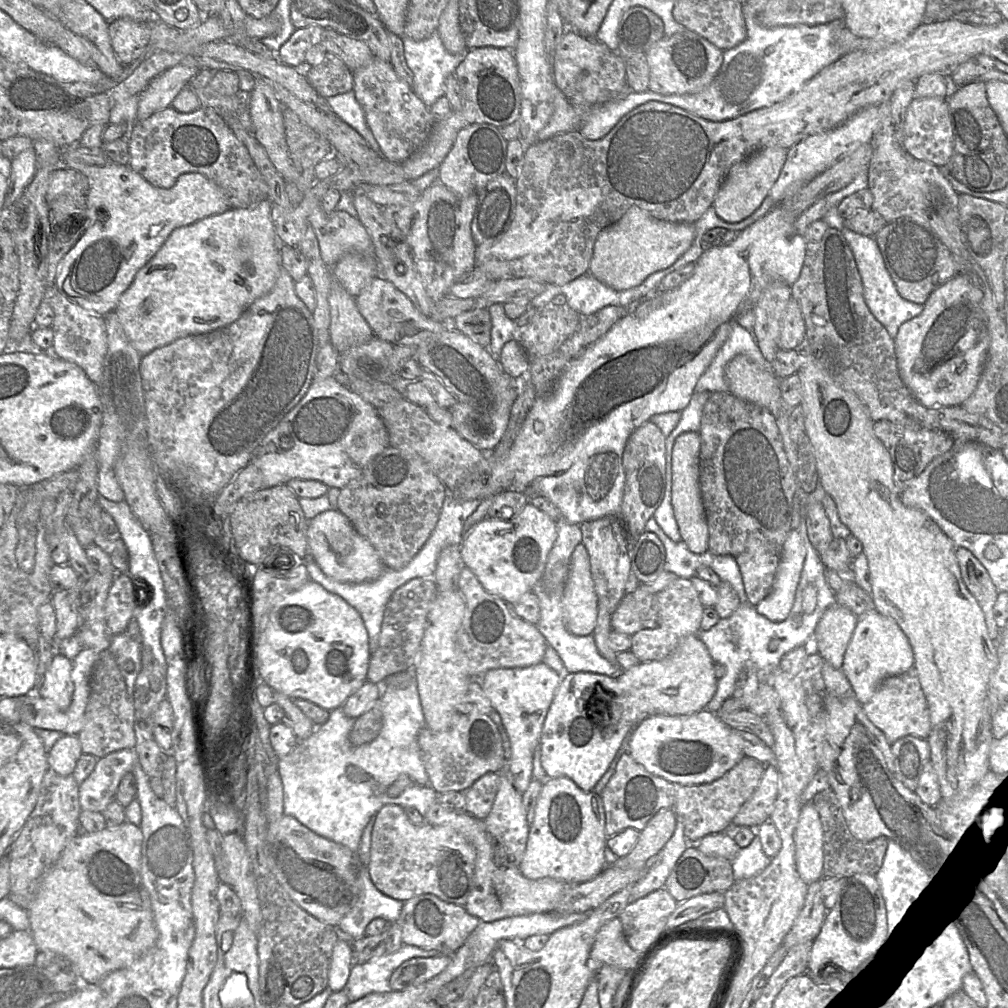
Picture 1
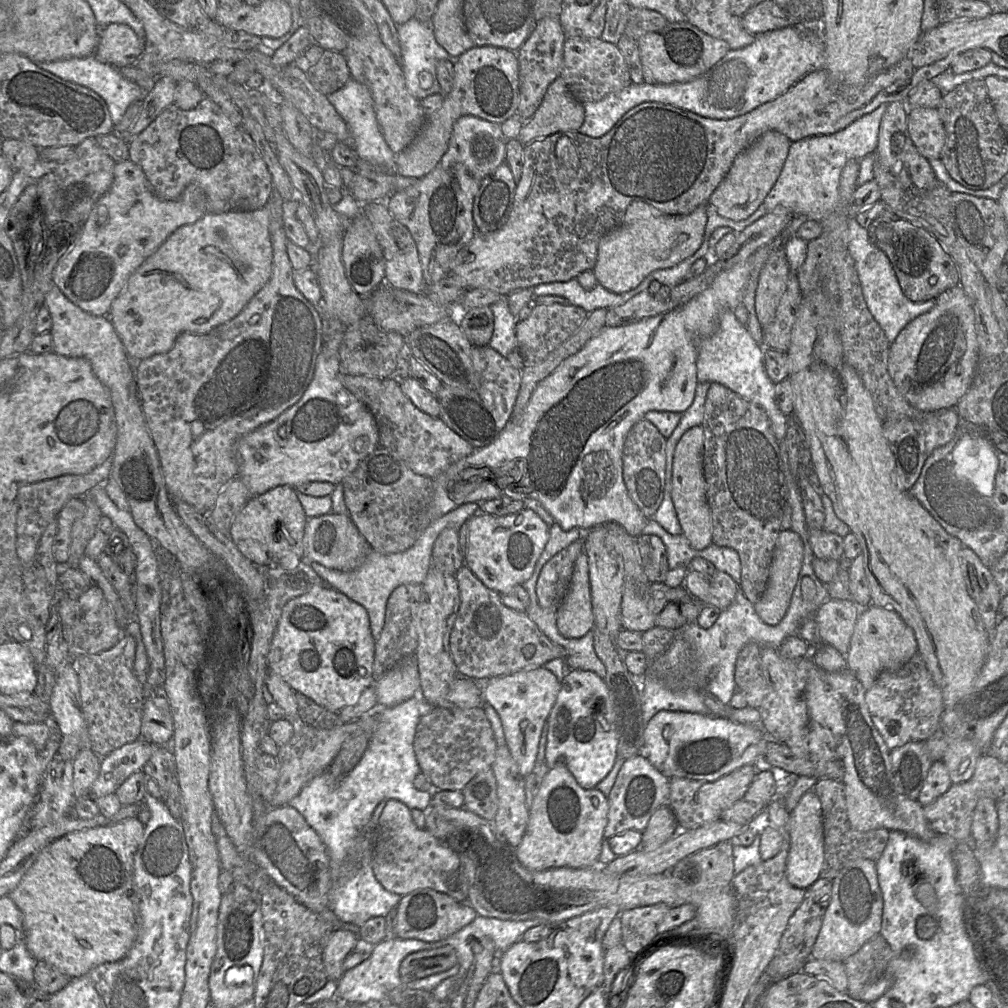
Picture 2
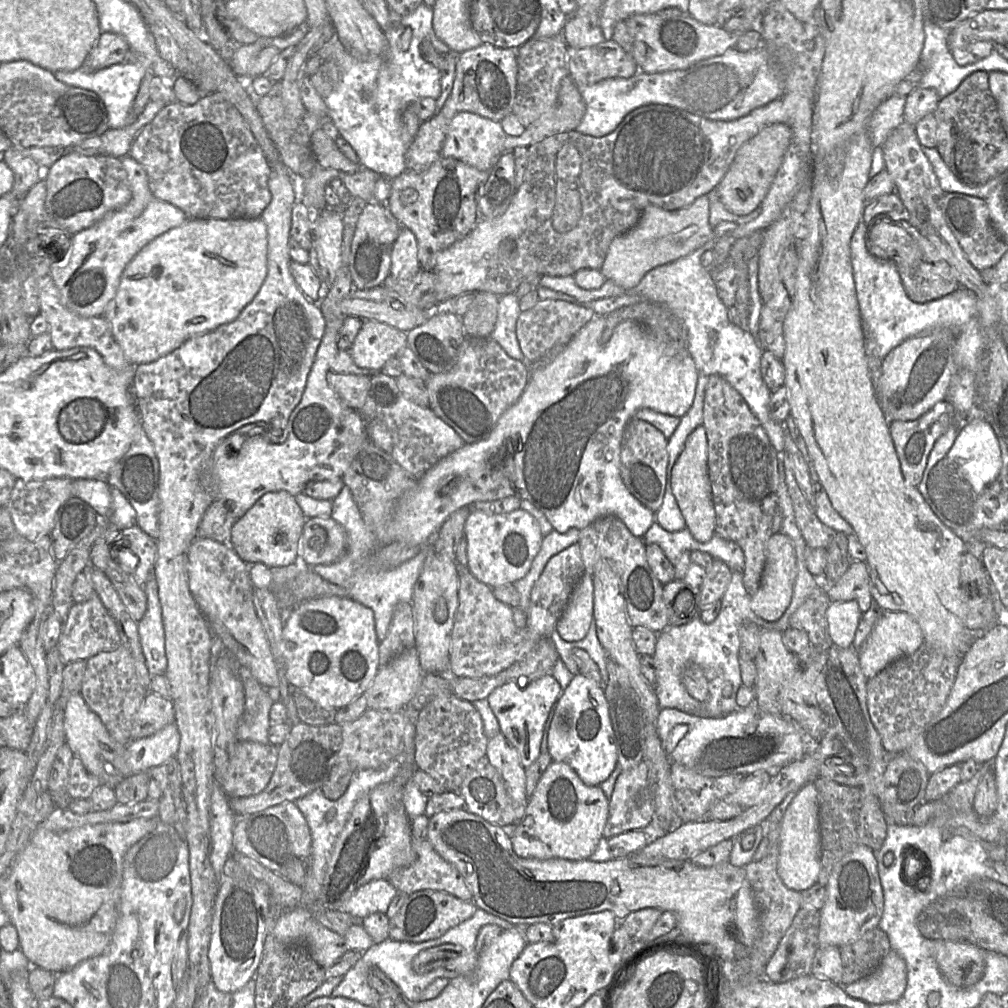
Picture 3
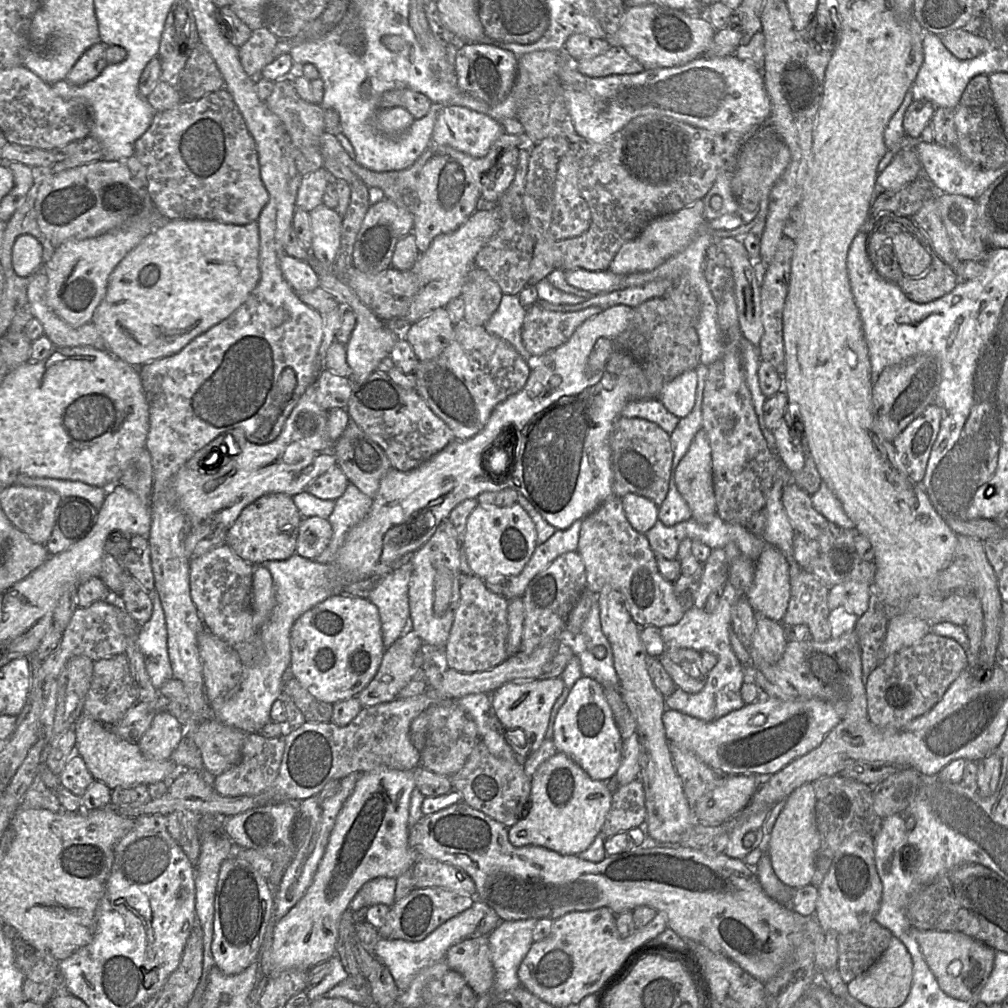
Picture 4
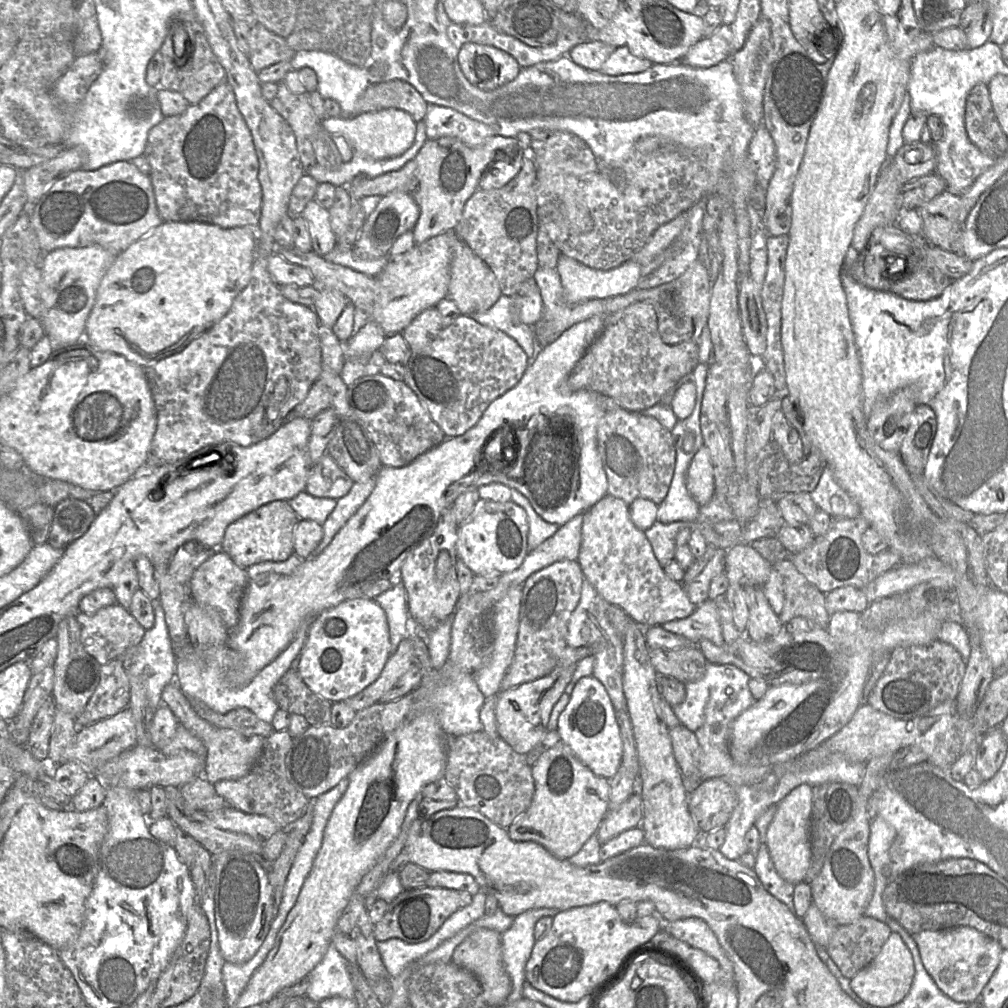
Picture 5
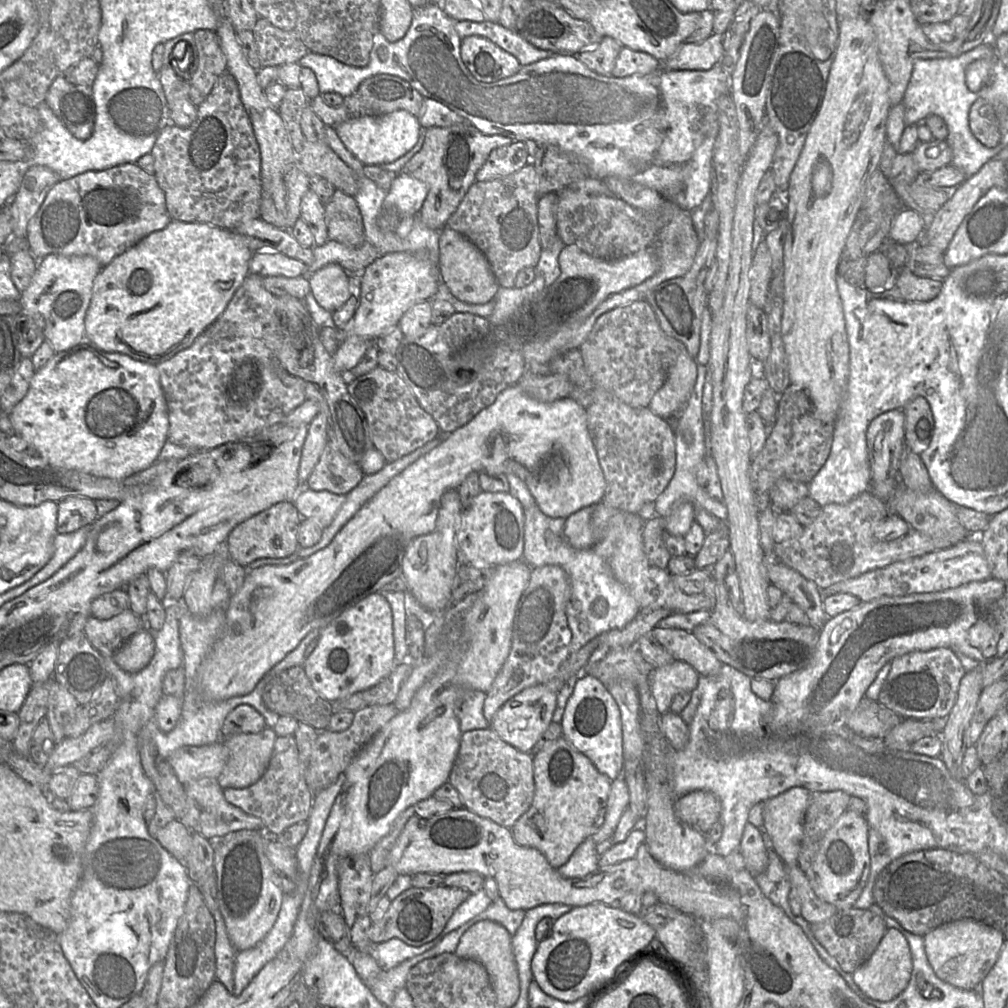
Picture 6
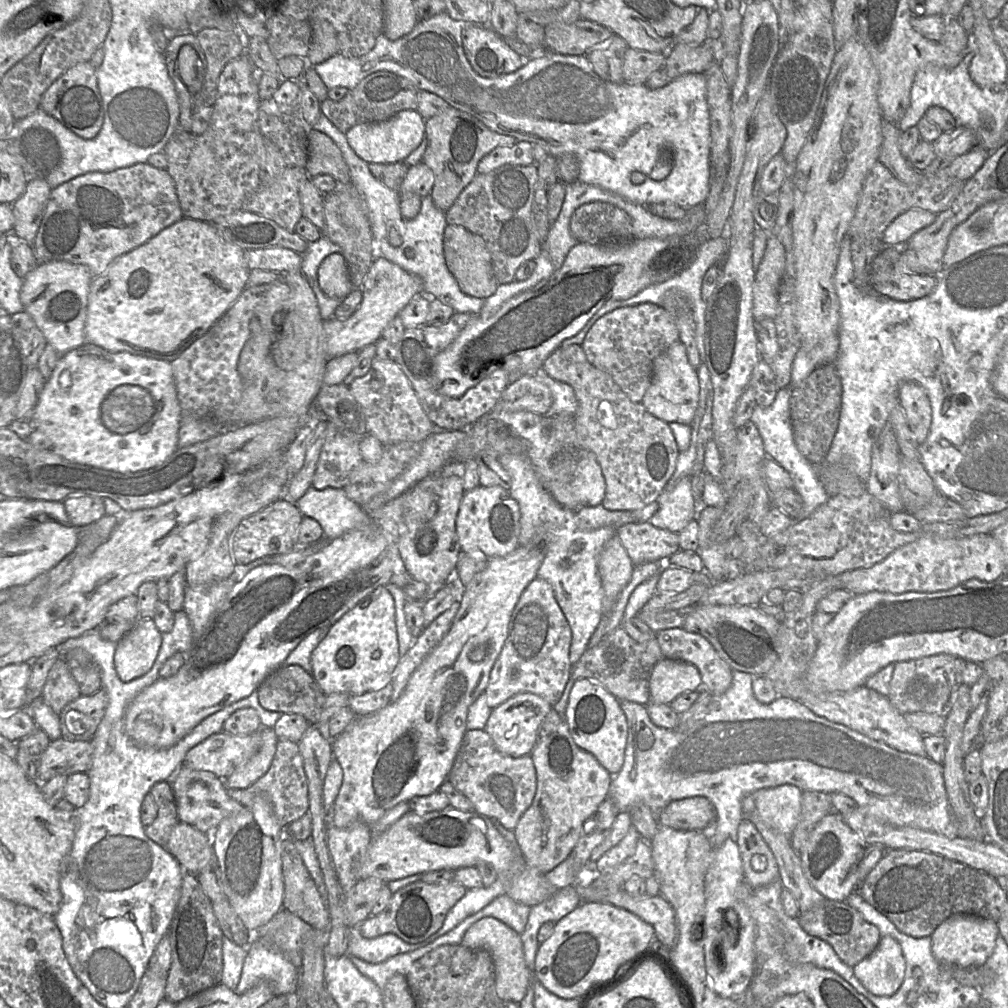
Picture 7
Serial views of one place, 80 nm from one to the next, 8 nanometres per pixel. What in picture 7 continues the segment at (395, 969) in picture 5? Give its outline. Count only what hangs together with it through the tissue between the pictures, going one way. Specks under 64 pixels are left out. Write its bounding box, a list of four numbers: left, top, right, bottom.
[347,928,432,964]

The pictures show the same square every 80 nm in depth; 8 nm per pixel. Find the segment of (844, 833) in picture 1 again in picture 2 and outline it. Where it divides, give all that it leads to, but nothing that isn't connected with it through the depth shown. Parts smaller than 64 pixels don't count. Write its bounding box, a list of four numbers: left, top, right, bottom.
[814,779,889,880]

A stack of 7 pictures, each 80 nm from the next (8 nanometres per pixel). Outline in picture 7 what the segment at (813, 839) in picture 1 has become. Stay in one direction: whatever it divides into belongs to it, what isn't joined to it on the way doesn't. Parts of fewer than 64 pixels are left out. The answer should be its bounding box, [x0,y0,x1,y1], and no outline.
[751,785,802,837]

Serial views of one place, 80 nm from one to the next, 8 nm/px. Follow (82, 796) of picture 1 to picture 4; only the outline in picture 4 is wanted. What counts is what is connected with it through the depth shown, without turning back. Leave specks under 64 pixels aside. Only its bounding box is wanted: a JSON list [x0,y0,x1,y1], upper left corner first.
[137,709,183,760]

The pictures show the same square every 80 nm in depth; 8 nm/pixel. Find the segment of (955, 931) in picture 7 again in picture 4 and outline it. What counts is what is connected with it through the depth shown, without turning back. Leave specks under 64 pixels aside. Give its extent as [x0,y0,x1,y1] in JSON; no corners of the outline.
[911,927,995,1001]

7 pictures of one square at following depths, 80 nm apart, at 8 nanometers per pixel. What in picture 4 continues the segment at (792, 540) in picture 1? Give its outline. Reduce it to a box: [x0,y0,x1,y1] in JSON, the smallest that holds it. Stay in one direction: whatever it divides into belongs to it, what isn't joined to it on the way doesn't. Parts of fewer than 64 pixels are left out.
[746,543,790,622]

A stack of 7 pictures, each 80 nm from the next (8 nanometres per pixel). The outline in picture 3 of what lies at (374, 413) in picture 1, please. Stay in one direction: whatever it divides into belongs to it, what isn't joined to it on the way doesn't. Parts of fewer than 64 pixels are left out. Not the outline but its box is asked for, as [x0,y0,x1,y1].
[202,327,369,519]

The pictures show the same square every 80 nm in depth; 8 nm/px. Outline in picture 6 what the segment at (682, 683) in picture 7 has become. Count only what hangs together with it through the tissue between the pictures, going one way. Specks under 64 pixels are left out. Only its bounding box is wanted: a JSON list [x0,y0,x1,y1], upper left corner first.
[650,662,699,714]

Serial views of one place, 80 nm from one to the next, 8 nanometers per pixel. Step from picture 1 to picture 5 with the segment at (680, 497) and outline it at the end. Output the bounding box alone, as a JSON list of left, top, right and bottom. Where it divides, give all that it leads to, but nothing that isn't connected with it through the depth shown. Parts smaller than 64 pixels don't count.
[686,445,715,505]

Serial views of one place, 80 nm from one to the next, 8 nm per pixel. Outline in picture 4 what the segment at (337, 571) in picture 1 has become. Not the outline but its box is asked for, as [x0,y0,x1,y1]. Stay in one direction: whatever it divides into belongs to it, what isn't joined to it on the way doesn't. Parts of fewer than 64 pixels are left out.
[296,517,332,559]

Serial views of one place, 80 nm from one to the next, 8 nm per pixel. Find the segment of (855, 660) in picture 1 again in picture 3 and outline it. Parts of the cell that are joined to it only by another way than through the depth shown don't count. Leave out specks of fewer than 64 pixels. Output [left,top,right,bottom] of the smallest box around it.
[858,611,924,680]

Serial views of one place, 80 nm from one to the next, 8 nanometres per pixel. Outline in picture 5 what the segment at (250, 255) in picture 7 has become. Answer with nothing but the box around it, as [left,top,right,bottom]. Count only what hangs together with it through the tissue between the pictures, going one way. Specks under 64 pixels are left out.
[268,254,315,286]

